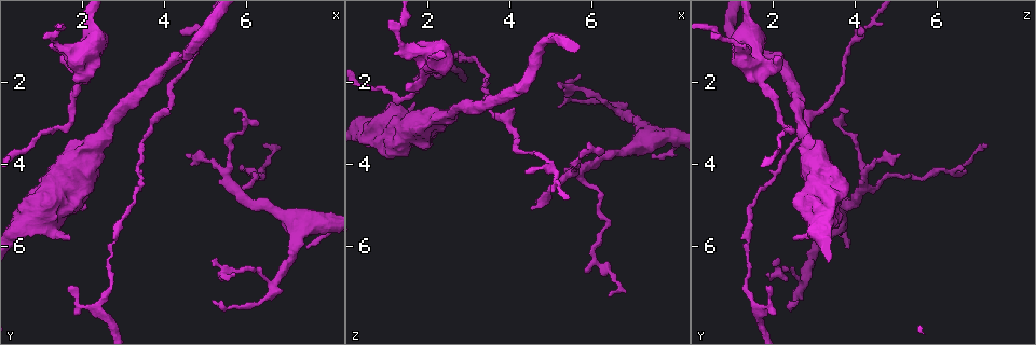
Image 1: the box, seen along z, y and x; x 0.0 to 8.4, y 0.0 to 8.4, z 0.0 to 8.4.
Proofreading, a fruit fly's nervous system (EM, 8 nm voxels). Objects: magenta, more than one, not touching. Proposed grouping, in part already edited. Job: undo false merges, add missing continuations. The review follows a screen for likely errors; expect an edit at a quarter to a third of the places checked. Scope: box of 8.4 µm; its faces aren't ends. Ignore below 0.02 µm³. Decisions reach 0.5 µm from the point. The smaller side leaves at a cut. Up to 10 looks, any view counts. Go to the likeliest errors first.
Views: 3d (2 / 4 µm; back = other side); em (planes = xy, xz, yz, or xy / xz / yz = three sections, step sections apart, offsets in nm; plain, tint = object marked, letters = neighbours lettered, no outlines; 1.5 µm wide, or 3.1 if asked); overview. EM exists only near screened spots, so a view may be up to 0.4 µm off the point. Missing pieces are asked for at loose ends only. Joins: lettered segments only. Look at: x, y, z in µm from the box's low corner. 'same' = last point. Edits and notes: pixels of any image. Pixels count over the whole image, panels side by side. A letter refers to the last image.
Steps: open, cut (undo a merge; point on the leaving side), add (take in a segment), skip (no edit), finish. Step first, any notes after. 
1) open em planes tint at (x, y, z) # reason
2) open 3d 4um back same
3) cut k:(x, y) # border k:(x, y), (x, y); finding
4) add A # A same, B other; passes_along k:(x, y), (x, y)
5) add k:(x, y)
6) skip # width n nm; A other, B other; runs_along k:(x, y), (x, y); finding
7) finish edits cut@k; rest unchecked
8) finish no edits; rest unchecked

open em yz step 8 letters at (1.65, 5.85, 2.50) # an open end

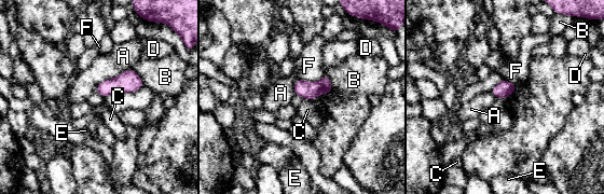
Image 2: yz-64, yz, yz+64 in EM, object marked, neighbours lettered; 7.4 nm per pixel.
skip # longest_contact A 340 nm; A other, B other, C other, D other, E other, F other; none of them fits

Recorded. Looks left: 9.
open em planes letters at (1.45, 1.45, 2.20) # free end

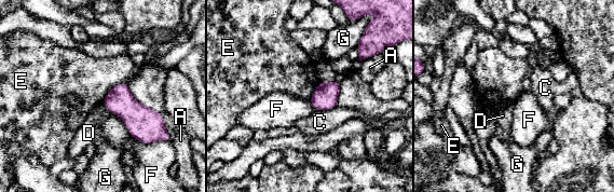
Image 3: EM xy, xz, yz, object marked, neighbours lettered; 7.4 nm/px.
skip # longest_contact E 240 nm; A other, C other, D other, E other, F other, G other; border 3:(109, 111), (122, 120), (131, 134); no lettered segment goes on from it

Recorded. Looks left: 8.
open em xy step 4 tint at (5.10, 7.35, 2.60) # thin end

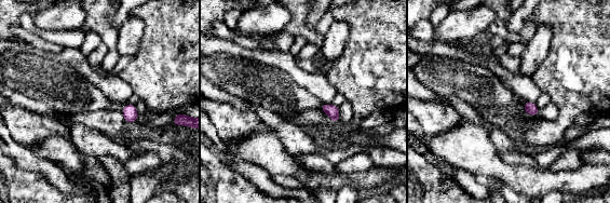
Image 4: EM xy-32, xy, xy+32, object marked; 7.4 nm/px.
open em planes letters same

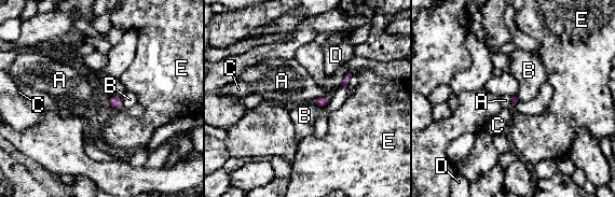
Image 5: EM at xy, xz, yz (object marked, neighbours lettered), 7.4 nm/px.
skip # A other, B other, C other, D other, E other; border 5:(324, 95), (314, 101); no lettered segment goes on from it

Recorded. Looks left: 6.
open 3d 4um at (4.35, 0.85, 4.15) # branch stops here

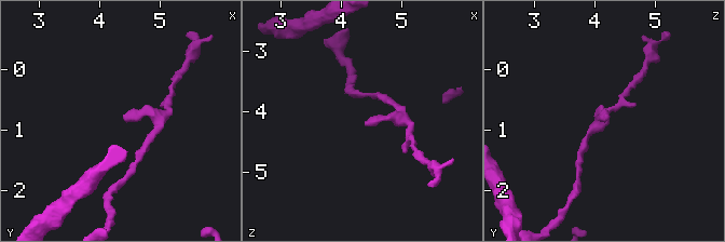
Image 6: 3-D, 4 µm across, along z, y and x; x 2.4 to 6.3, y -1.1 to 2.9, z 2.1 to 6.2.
open em planes letters at (4.40, 0.85, 4.15)

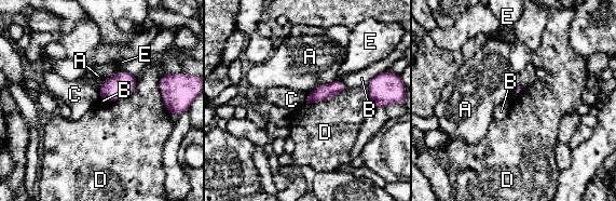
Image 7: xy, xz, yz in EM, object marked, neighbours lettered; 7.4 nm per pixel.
skip # A other, B other, C other, D other, E other; border 7:(97, 89), (103, 98); none of them fits

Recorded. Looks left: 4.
finish no edits; rest unchecked

